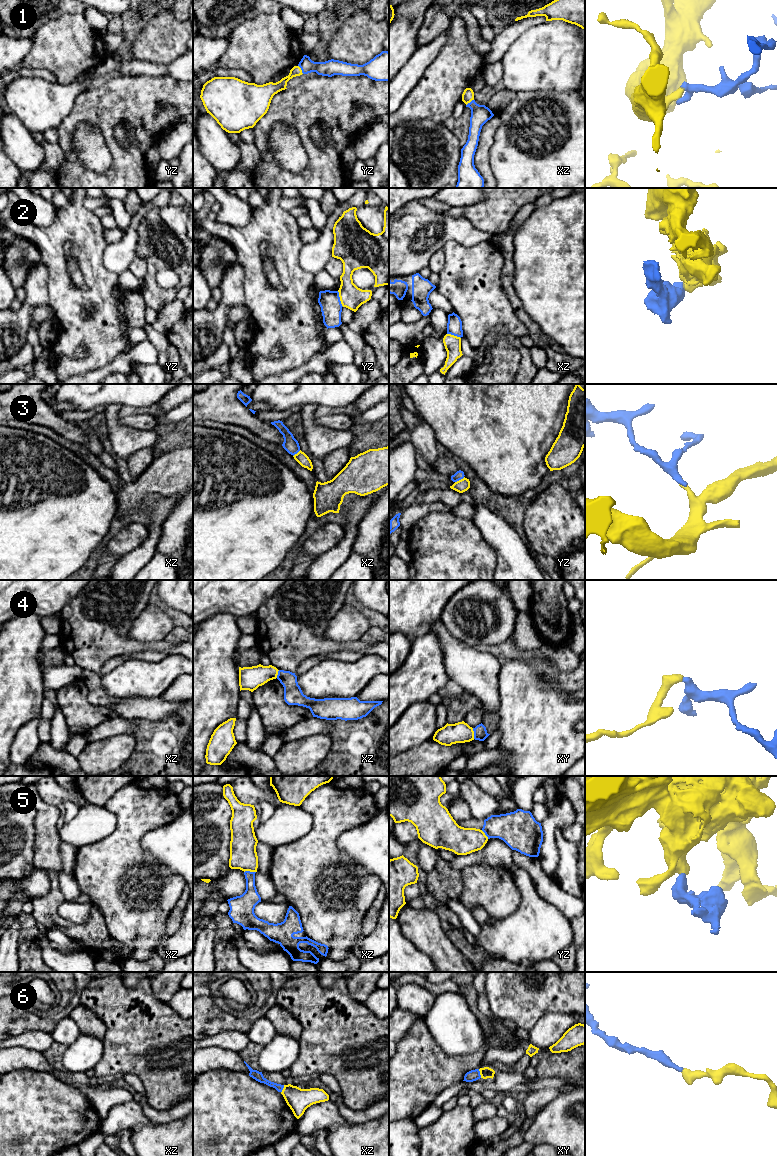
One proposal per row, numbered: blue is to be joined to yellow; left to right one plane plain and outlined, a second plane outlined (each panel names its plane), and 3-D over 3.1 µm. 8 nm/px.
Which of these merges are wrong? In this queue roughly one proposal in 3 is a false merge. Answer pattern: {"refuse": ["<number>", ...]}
{"refuse": ["2", "3", "4", "5"]}

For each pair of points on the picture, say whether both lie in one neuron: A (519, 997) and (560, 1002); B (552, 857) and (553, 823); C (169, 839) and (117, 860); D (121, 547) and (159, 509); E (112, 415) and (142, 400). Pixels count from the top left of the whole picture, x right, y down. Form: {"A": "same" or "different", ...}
{"A": "same", "B": "same", "C": "different", "D": "different", "E": "different"}

